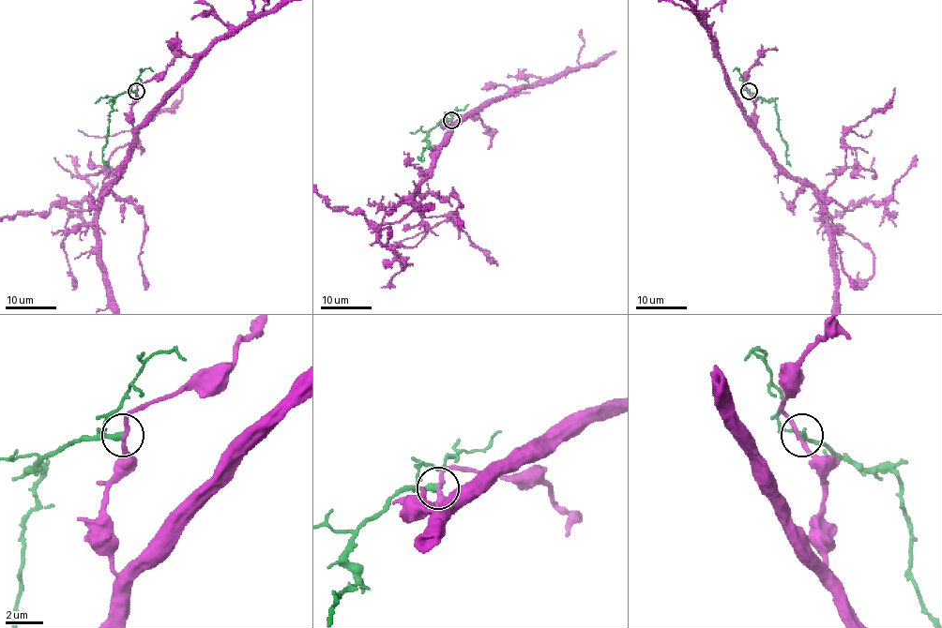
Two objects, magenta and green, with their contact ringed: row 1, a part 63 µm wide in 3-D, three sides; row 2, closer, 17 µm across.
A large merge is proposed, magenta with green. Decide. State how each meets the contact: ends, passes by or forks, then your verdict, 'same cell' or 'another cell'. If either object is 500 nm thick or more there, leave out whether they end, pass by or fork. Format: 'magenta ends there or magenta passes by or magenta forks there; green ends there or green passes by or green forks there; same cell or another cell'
magenta passes by; green passes by; another cell

